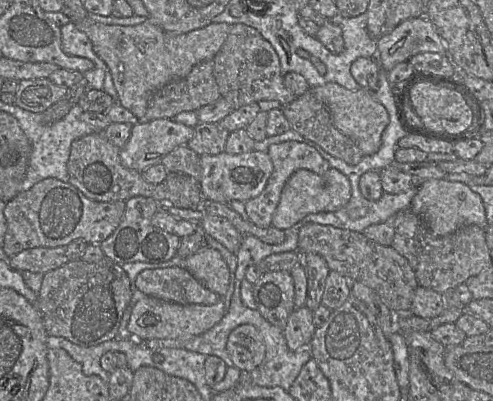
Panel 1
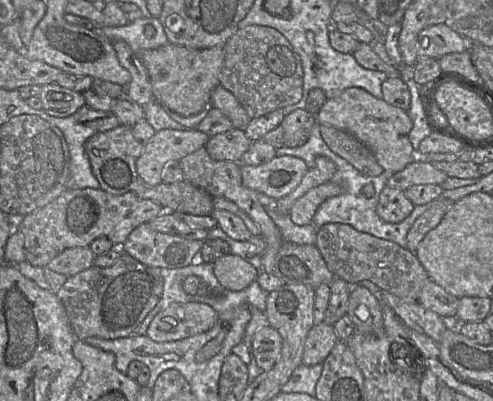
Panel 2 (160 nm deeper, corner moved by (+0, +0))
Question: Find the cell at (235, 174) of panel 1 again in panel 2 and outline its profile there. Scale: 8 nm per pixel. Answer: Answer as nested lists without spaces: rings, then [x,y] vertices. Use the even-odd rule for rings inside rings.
[[[276,156],[258,166],[241,165],[242,182],[257,193],[279,199],[300,184],[308,168],[301,158]]]

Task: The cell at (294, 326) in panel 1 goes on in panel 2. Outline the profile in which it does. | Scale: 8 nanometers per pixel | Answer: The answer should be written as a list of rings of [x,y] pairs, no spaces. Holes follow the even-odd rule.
[[[316,322],[304,343],[303,363],[309,366],[322,364],[338,342],[340,340],[333,326]]]

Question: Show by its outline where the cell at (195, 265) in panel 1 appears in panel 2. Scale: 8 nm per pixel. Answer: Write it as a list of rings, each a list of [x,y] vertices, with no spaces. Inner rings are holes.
[[[227,254],[212,263],[219,283],[230,291],[241,291],[256,281],[262,271],[250,261],[234,254]]]

